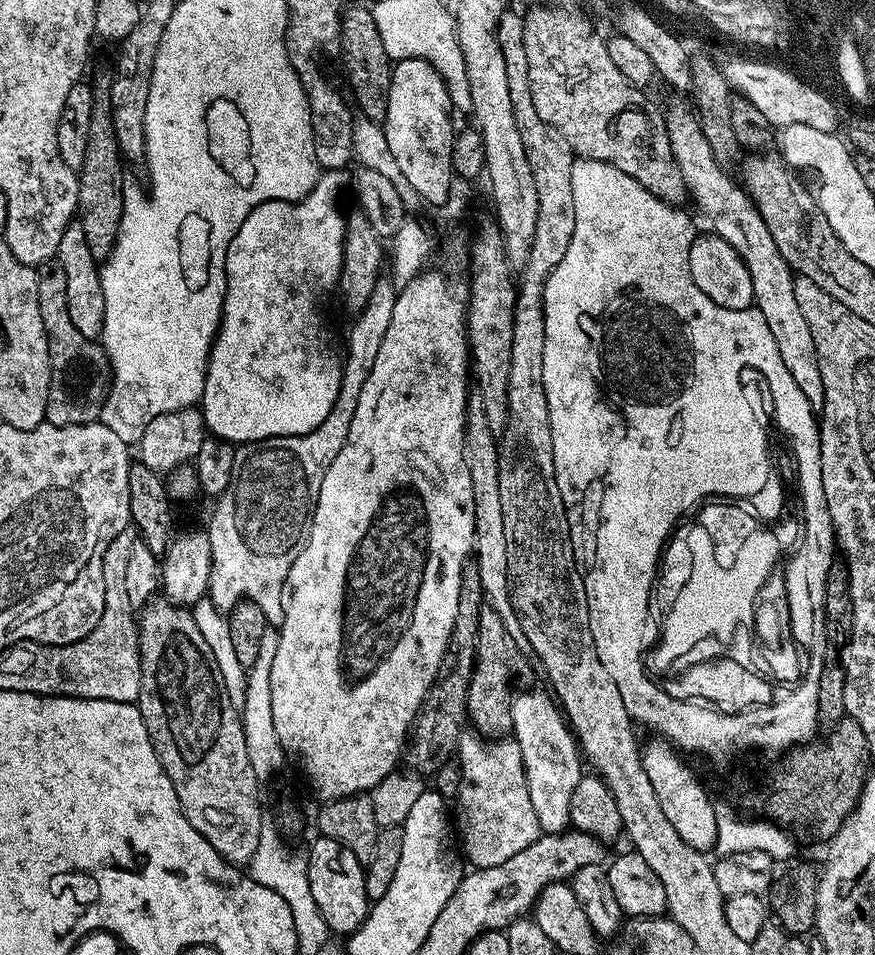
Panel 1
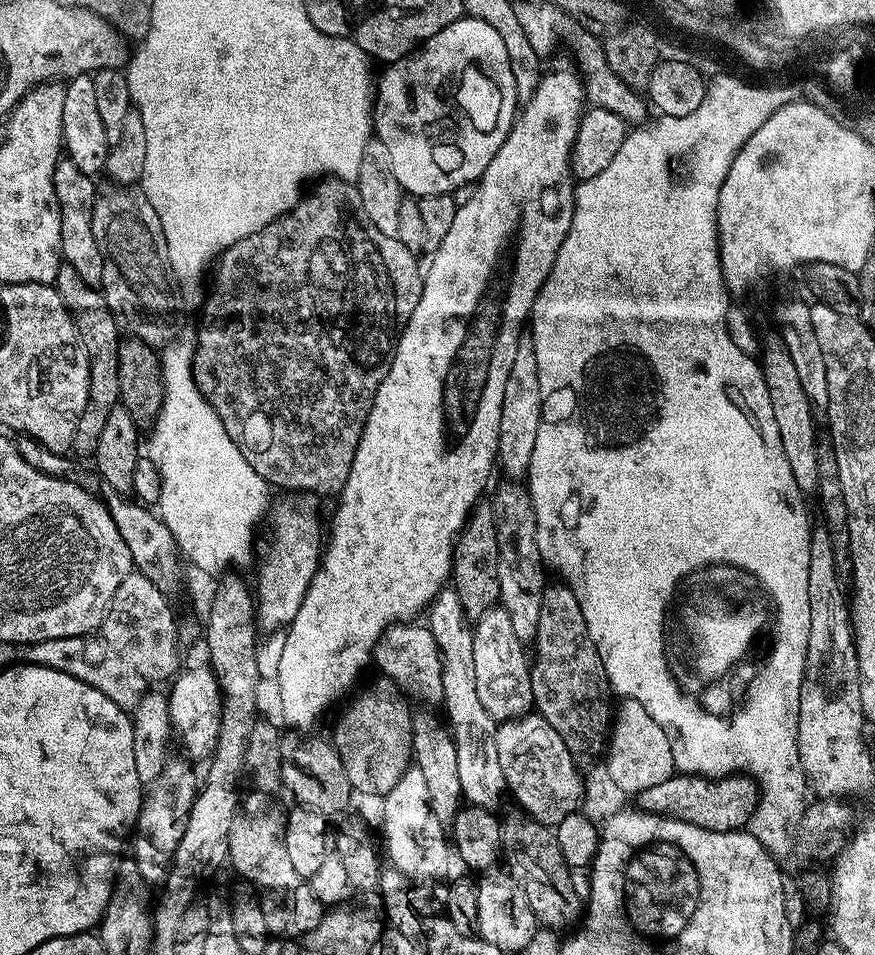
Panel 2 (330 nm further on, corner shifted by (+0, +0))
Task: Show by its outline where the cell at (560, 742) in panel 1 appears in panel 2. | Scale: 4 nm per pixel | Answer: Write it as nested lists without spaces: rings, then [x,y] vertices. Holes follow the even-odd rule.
[[[493,614],[472,629],[472,641],[474,642],[474,686],[478,686],[478,698],[482,706],[486,706],[486,714],[490,714],[497,722],[519,720],[529,715],[534,708],[530,660],[527,655],[524,657],[526,646],[520,641],[518,634],[514,634],[514,624]]]

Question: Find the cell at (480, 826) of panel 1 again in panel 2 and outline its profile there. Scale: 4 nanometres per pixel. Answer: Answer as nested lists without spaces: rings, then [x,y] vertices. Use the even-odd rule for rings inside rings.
[[[409,626],[386,630],[376,644],[374,664],[375,667],[380,667],[379,671],[389,676],[401,692],[409,697],[417,696],[418,699],[425,700],[428,703],[425,705],[428,706],[436,706],[443,701],[442,670],[444,664],[440,661],[440,647],[431,627]]]

